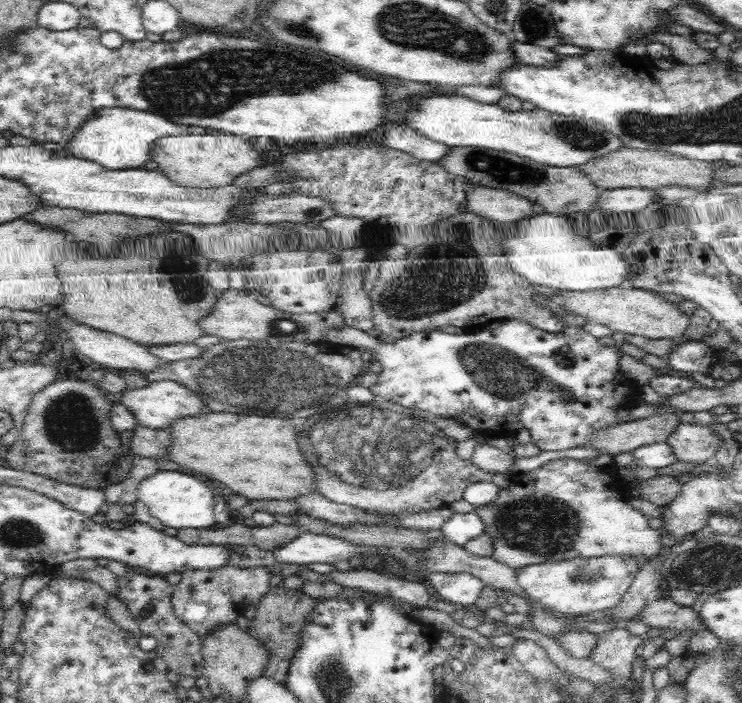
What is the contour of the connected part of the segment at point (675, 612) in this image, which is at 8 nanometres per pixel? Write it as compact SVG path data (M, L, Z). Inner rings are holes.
M654 598L637 618L653 628L670 629L678 634L690 632L693 636L707 629L699 612L692 607L680 606L671 599Z

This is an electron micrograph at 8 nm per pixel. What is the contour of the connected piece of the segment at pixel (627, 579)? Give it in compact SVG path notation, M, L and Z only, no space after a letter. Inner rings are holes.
M632 555L577 557L518 569L516 583L530 601L540 603L544 609L582 616L592 612L607 612L620 606L638 572L639 564Z

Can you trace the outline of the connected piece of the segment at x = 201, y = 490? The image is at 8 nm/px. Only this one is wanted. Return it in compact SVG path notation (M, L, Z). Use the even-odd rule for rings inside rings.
M159 470L143 479L137 488L137 498L148 507L149 513L164 526L178 530L213 528L216 524L213 513L215 497L202 481L179 470Z

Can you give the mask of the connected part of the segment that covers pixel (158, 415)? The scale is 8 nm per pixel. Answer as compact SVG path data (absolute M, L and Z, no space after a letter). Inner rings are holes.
M170 379L149 382L141 388L126 389L114 400L129 410L138 424L156 430L166 429L172 421L179 418L205 412L202 398L199 398L198 394L188 391L188 388Z

